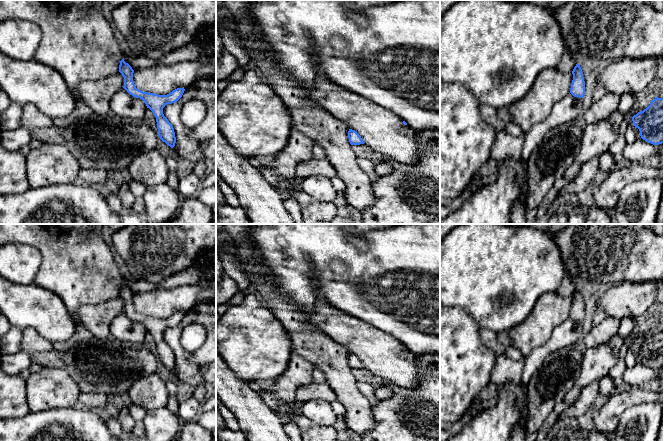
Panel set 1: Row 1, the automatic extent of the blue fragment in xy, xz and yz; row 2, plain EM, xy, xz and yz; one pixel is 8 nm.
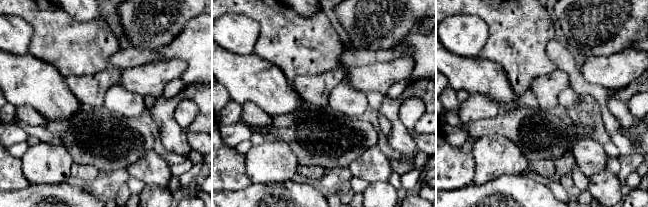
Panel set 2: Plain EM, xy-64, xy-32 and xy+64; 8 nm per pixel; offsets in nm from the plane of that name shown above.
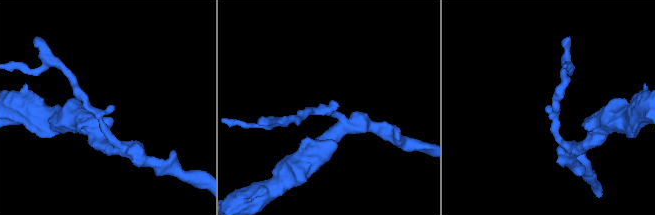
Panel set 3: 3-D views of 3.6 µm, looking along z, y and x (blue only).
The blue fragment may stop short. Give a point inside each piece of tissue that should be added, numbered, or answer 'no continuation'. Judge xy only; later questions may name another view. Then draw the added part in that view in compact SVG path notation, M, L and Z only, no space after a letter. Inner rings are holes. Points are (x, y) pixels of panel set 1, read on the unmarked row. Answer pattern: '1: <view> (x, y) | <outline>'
no continuation

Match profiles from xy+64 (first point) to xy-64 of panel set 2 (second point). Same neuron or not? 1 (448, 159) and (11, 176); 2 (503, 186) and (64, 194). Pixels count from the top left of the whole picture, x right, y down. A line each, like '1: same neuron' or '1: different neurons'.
1: same neuron
2: same neuron

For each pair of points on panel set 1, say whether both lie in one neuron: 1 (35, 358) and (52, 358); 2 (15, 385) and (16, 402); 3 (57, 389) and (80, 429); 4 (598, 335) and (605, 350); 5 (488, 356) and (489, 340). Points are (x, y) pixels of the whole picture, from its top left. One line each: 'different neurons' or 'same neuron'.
1: same neuron
2: same neuron
3: different neurons
4: different neurons
5: different neurons

